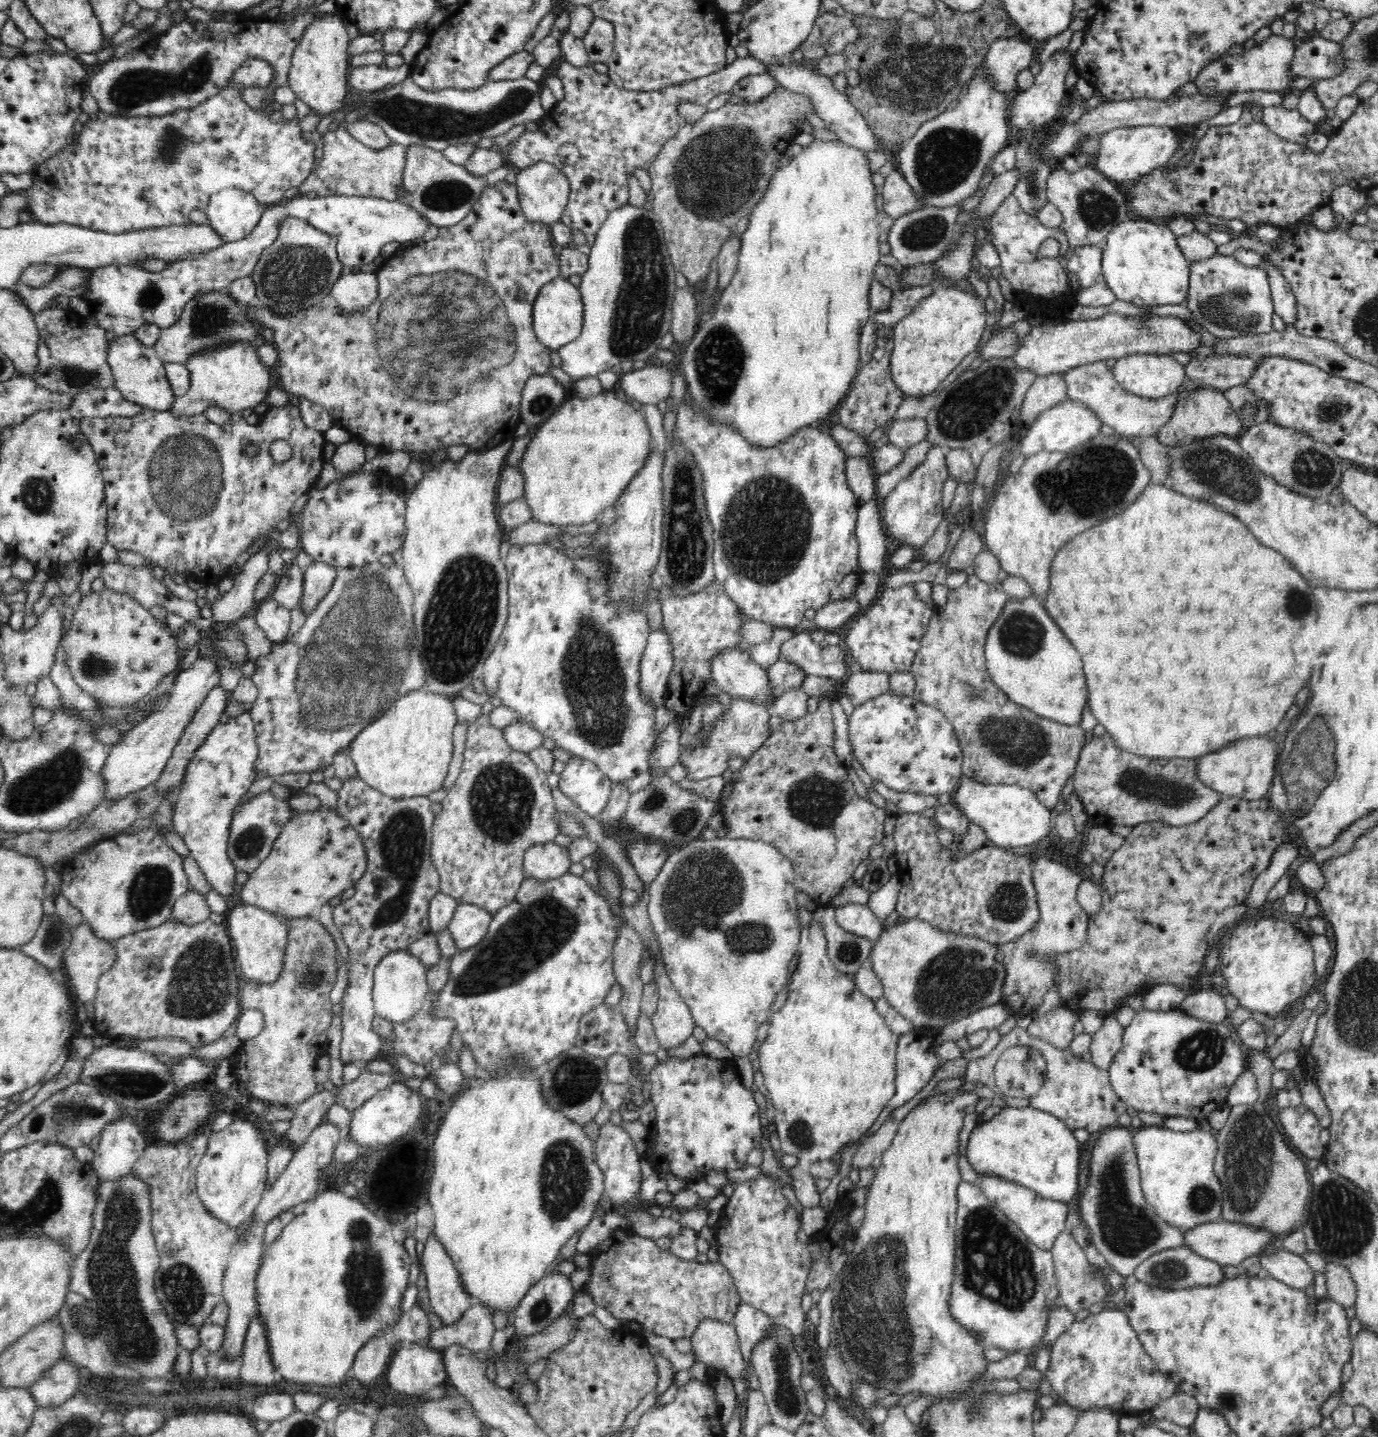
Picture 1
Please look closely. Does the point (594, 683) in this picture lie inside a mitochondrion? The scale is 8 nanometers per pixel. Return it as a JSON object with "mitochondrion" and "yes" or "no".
{"mitochondrion":"yes"}

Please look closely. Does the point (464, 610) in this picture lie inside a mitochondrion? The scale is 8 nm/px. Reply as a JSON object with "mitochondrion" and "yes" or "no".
{"mitochondrion":"yes"}

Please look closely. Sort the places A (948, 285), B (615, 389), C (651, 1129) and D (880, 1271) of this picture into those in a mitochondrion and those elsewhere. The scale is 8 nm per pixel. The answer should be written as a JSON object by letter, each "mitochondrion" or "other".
{"A":"other","B":"other","C":"other","D":"mitochondrion"}

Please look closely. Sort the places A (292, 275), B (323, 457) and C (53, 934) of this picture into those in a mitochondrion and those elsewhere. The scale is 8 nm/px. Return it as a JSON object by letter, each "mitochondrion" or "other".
{"A":"mitochondrion","B":"other","C":"mitochondrion"}

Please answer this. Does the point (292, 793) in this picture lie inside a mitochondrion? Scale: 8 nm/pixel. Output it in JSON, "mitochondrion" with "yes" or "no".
{"mitochondrion":"no"}

